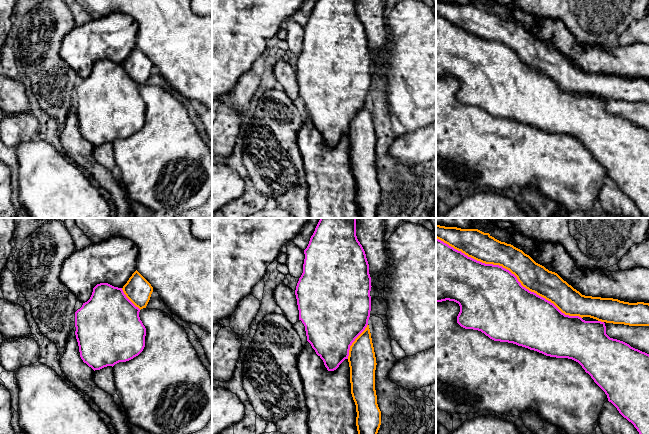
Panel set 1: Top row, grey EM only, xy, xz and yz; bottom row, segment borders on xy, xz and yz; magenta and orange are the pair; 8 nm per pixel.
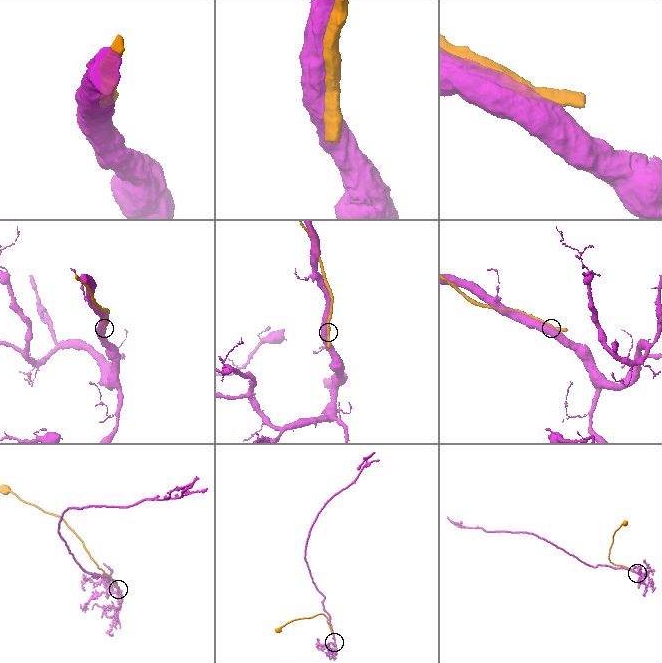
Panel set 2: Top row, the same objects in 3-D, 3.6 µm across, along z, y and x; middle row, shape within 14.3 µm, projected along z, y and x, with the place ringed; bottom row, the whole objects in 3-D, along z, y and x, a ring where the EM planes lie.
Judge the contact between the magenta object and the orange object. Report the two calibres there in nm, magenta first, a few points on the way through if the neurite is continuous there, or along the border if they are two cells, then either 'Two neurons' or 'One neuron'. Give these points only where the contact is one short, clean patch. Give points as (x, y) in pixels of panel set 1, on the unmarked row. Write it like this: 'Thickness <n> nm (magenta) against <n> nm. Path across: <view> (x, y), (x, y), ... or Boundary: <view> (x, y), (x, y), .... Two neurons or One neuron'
Thickness 500 nm (magenta) against 220 nm. Two neurons

